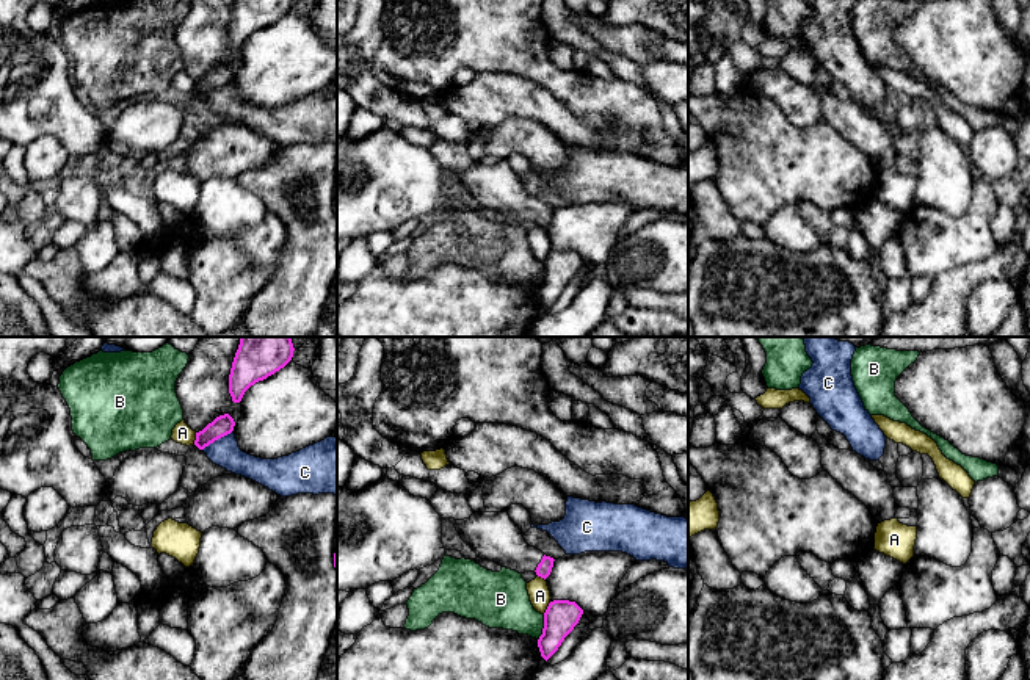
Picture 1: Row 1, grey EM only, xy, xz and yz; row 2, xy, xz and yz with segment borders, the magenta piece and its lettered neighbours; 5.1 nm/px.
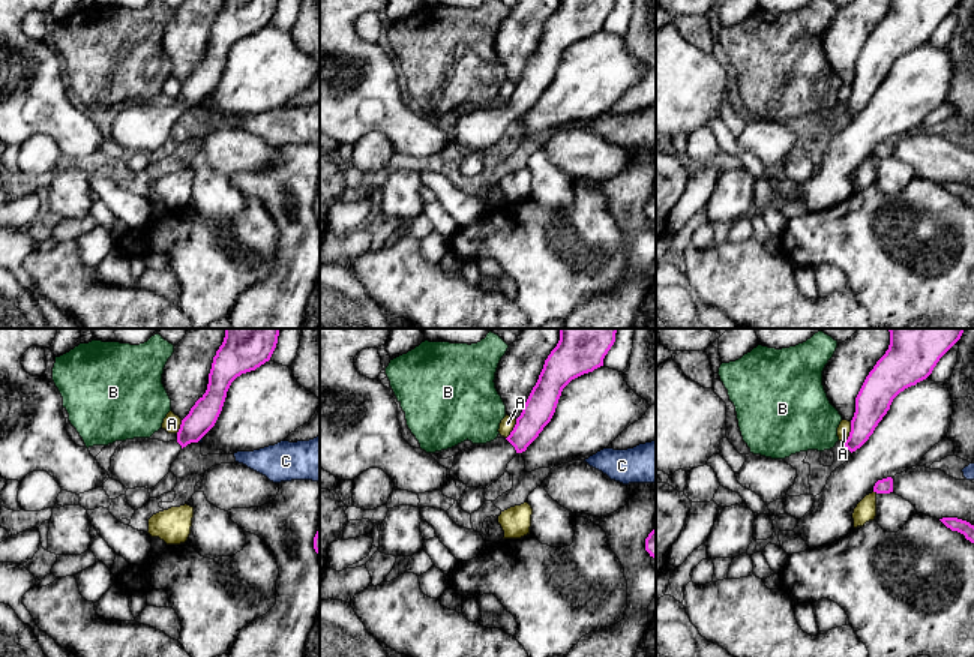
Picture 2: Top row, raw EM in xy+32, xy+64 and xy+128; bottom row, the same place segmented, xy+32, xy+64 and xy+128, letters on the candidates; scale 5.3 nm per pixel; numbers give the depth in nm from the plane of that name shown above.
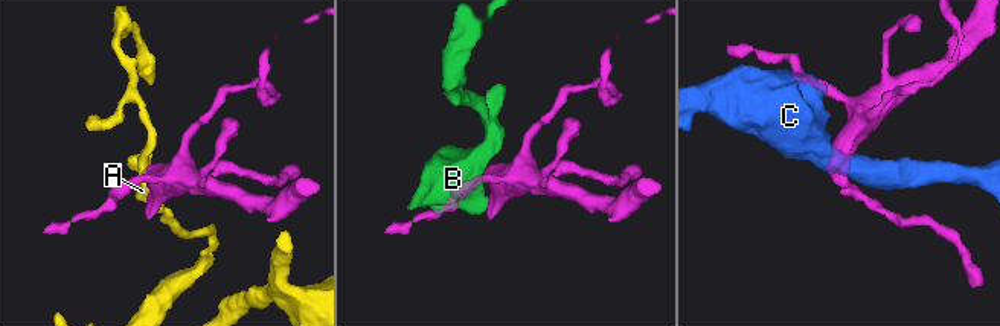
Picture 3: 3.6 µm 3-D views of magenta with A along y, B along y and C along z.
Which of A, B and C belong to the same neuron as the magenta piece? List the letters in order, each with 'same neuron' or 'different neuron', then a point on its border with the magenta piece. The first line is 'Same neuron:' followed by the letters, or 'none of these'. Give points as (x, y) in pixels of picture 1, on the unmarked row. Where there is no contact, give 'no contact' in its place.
Same neuron: none of these
A: different neuron; meets magenta in xy at (196, 88)
B: different neuron; meets magenta in xz at (544, 276)
C: different neuron; meets magenta in xy at (217, 88)

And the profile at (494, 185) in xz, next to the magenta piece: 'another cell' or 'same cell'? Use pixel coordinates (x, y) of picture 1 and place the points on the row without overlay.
same cell

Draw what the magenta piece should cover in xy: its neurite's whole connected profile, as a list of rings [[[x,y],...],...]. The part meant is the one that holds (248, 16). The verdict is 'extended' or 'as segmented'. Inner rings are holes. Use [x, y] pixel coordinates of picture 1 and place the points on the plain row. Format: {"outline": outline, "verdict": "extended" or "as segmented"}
{"outline": [[[237,0],[229,24],[232,50],[240,52],[251,34],[284,17],[292,6],[293,0]]], "verdict": "as segmented"}

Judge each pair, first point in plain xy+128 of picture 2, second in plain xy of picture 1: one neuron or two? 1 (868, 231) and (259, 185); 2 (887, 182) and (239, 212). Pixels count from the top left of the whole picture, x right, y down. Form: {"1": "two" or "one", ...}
{"1": "two", "2": "one"}

